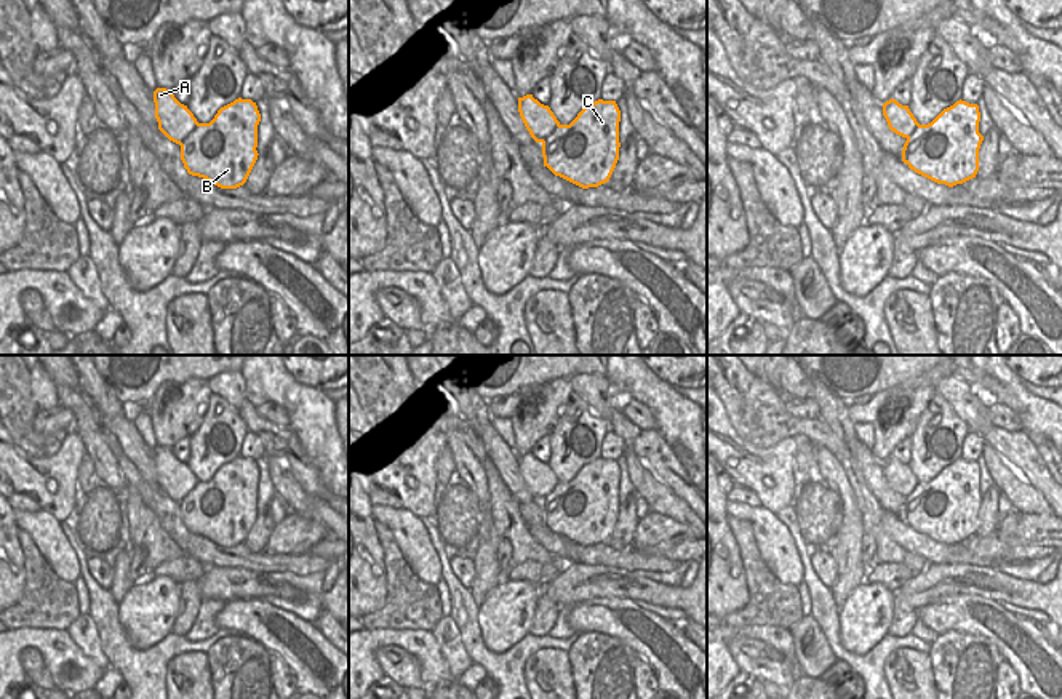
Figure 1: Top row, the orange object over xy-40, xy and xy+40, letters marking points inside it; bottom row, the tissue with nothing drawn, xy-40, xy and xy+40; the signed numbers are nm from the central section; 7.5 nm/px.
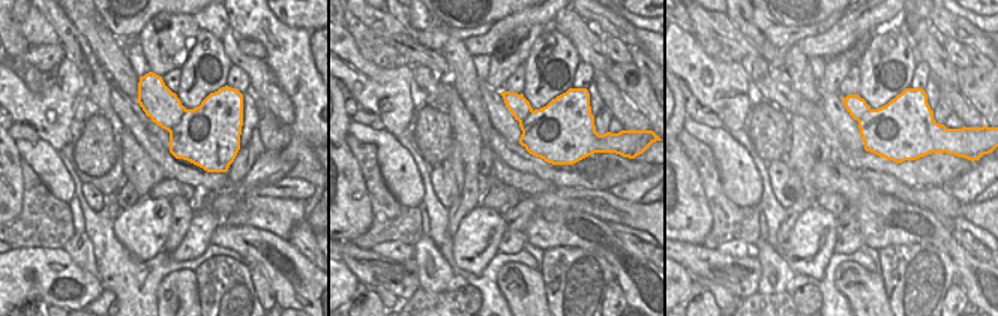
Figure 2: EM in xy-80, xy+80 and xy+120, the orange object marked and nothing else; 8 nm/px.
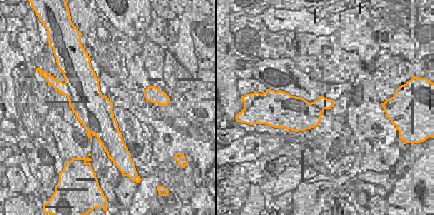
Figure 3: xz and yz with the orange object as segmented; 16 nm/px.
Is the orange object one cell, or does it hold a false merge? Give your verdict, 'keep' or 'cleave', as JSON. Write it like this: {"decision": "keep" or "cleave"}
{"decision": "cleave"}

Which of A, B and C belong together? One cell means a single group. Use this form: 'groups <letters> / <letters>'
groups A / B C

